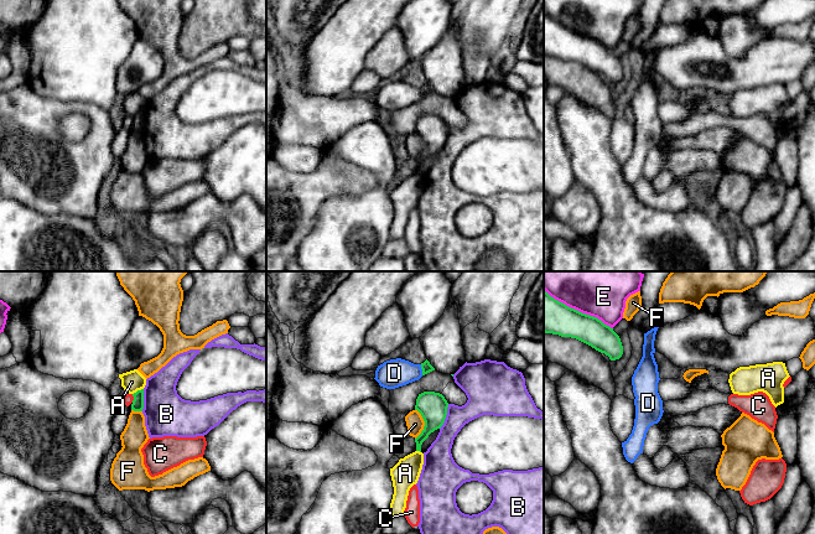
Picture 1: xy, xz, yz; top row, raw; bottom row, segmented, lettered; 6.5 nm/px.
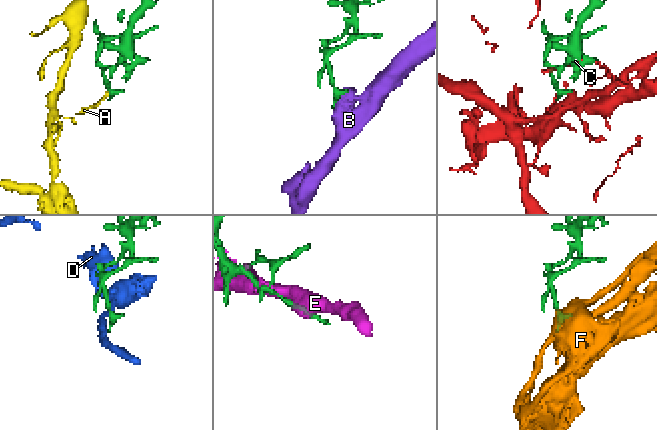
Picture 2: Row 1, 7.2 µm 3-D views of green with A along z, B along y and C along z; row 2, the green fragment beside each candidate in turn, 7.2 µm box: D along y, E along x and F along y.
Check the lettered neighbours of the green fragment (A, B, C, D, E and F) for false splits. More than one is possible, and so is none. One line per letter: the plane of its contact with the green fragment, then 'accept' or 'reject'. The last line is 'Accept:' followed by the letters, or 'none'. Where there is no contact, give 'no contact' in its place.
A: xy | reject
B: xz | reject
C: xy | reject
D: xz | reject
E: yz | reject
F: xz | reject
Accept: none

